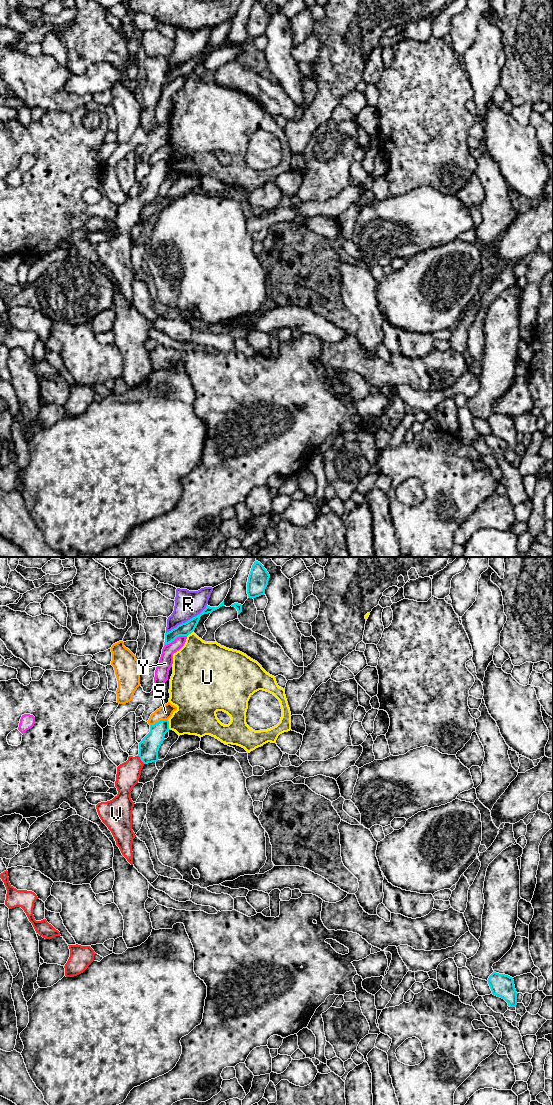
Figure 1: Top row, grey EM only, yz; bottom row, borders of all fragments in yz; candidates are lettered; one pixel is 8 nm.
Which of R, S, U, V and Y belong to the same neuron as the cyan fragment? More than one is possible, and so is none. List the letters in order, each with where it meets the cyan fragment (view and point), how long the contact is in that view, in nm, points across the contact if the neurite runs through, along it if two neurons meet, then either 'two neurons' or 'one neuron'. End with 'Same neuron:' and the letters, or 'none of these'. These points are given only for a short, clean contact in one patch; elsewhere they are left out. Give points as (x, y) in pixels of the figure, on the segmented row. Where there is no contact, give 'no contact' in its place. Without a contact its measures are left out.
R: contact yz (187, 621); length 400 nm; two neurons
S: contact yz (159, 721); length 160 nm; two neurons
U: contact yz (168, 725); length 80 nm; two neurons
V: contact yz (140, 758); length 90 nm; way yz (149, 746), (148, 750), (140, 758), (128, 773); one neuron
Y: contact yz (175, 638); length 200 nm; two neurons
Same neuron: V

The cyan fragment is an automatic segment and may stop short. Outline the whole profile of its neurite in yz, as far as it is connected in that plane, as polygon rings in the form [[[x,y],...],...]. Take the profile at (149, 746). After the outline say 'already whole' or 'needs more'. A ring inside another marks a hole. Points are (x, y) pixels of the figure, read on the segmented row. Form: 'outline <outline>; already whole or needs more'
outline [[[160,720],[150,726],[150,732],[139,743],[139,754],[135,757],[129,756],[126,762],[117,767],[115,787],[117,788],[118,794],[112,800],[101,802],[96,805],[100,819],[111,831],[116,841],[116,845],[131,865],[133,865],[132,843],[136,836],[132,830],[132,811],[134,802],[131,799],[131,791],[139,781],[143,766],[158,761],[159,748],[165,740],[165,734],[169,732],[169,730],[168,720]]]; needs more

